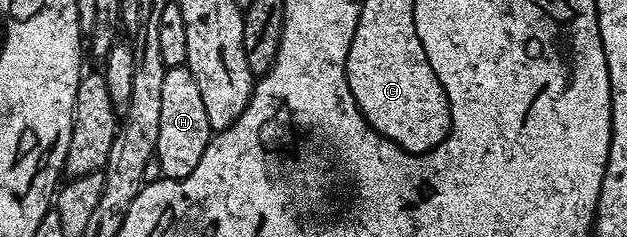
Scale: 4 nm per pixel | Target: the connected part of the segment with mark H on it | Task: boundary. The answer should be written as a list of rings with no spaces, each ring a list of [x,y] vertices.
[[[170,66],[163,76],[163,100],[159,119],[159,144],[155,160],[162,175],[167,178],[186,178],[195,172],[195,164],[207,148],[211,137],[207,111],[203,108],[203,95],[191,76],[189,67]]]

